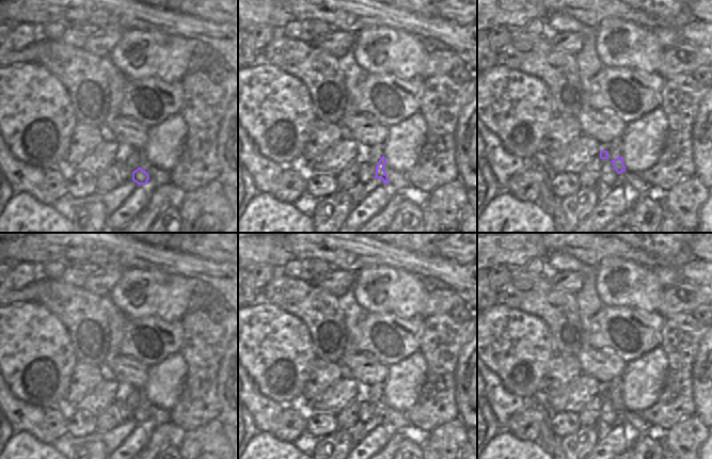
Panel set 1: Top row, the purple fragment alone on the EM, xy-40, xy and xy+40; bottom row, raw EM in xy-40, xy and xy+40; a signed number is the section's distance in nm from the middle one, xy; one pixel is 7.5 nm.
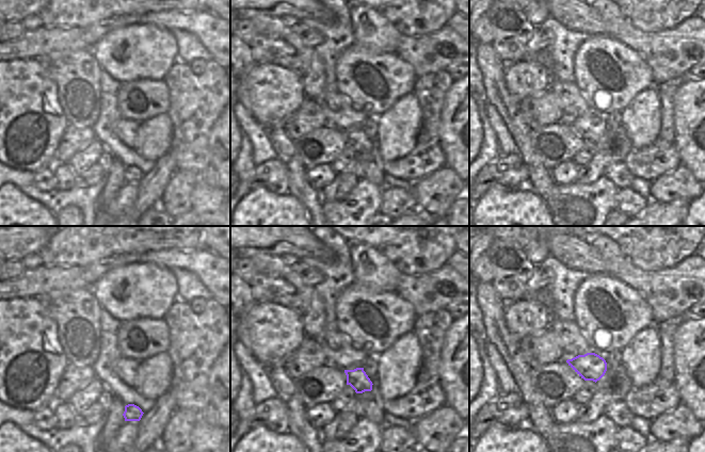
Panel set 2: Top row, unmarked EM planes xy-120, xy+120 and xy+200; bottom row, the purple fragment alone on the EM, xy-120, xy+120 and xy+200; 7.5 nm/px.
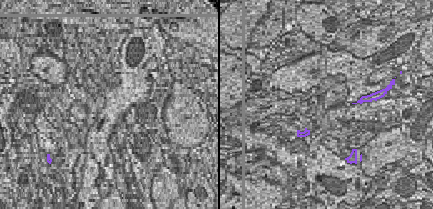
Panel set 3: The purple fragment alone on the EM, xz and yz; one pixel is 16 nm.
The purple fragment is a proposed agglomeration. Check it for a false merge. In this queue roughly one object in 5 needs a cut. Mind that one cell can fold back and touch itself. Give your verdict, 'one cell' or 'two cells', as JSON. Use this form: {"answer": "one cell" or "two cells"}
{"answer": "one cell"}

